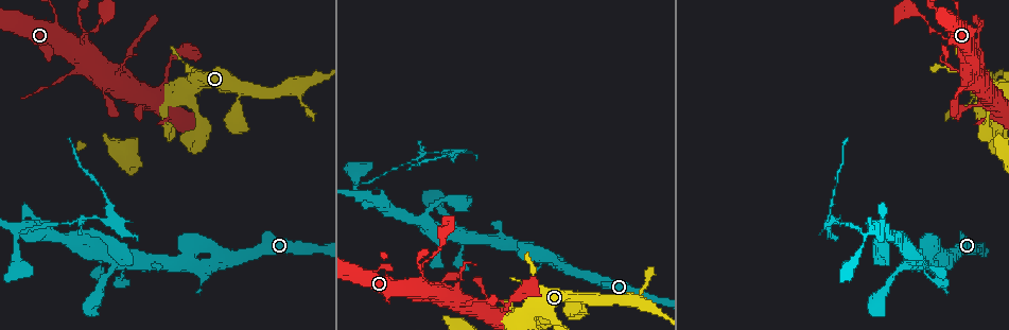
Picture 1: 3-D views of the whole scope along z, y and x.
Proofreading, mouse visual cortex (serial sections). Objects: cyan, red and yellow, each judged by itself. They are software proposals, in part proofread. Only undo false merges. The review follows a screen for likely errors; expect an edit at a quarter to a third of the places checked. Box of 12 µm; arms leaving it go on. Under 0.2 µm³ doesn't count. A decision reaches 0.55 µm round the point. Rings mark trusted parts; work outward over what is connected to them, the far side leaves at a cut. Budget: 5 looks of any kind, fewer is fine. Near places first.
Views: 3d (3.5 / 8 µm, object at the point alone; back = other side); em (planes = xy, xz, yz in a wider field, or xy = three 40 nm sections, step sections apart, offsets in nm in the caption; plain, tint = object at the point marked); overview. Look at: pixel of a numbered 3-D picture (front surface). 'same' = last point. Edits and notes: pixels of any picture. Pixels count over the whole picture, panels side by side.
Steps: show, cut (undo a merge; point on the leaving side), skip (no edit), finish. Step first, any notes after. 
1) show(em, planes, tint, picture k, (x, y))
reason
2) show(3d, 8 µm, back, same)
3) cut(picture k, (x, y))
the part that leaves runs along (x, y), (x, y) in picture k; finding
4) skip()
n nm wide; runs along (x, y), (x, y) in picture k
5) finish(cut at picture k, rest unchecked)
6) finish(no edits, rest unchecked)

show(3d, 3.5 µm, picture 1, (238, 101))
thin neck

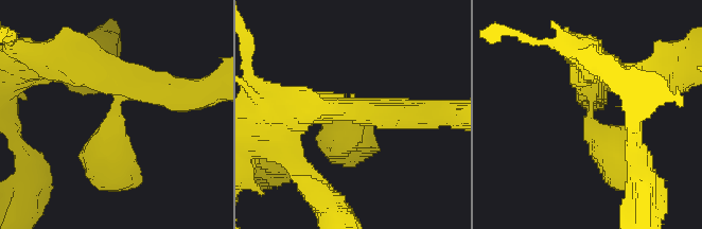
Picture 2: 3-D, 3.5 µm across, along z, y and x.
show(em, xy, step 3, tint, picture 2, (117, 109))

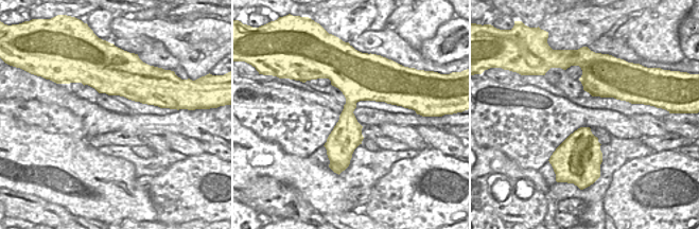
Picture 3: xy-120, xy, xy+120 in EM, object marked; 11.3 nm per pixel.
skip()
340 nm wide; runs along (588, 68), (590, 123), (619, 172) in picture 2; one cell here

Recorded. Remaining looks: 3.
show(3d, 3.5 µm, back, picture 1, (75, 44))
four-way junction

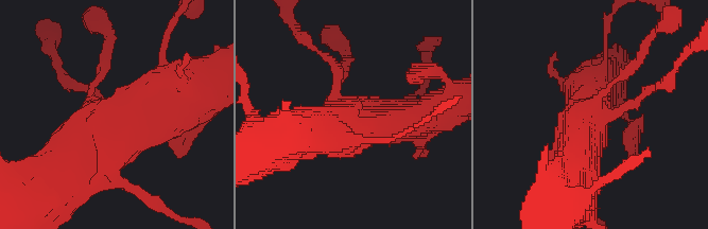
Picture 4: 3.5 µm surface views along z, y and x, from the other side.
show(em, xy, step 1, tint, picture 4, (594, 112))
4 arms; arms of 150, 150, 600, 600 nm

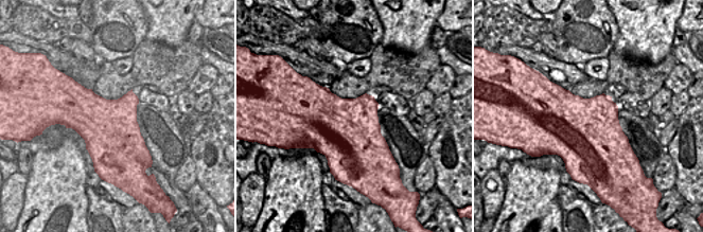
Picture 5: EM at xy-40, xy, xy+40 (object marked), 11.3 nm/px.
skip()
runs along (195, 94), (150, 94), (79, 165) in picture 4; one cell here

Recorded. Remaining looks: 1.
finish(no edits, rest unchecked)

